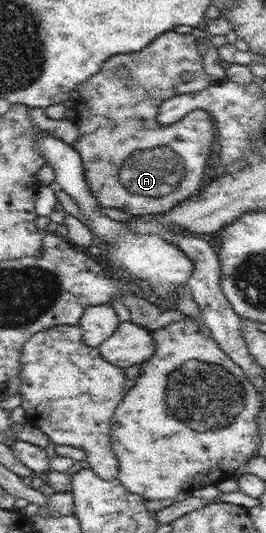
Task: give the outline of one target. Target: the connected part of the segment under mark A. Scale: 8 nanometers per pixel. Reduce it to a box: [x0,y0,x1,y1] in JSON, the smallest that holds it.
[71,29,216,217]

